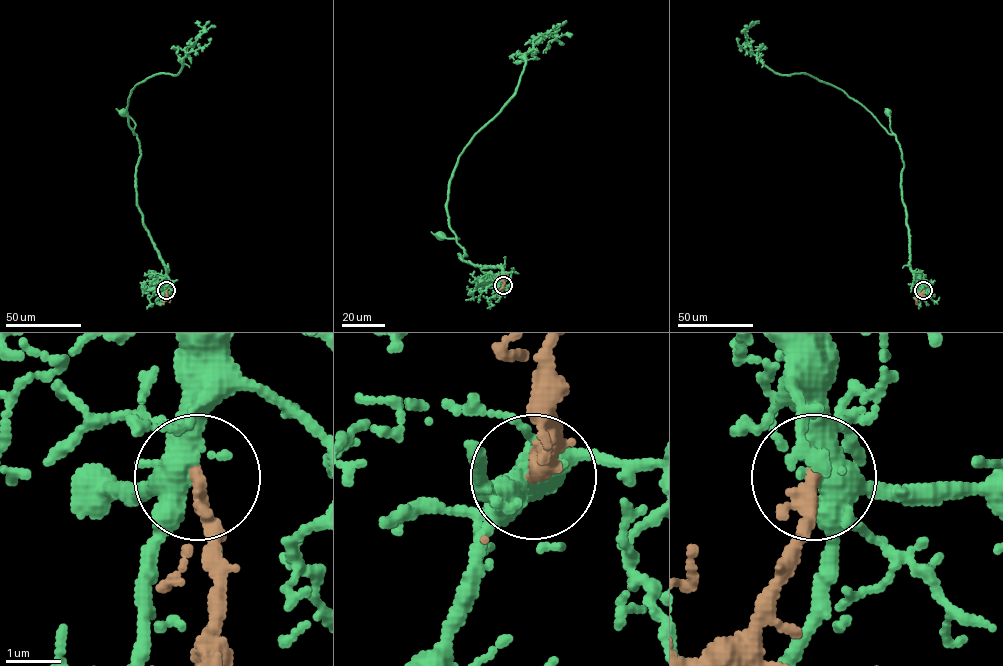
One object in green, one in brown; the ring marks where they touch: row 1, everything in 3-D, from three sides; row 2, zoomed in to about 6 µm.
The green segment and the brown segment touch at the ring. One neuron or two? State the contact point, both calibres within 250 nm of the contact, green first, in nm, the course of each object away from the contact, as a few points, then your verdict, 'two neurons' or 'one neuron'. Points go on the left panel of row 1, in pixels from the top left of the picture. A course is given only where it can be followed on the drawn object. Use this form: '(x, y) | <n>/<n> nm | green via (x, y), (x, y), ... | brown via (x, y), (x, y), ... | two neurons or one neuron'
(166, 290) | 440/280 nm | green via (166, 290), (167, 272), (143, 223), (136, 199), (135, 169), (140, 152), (133, 132), (135, 123), (122, 112) | brown via (166, 290), (167, 299), (162, 304) | one neuron

